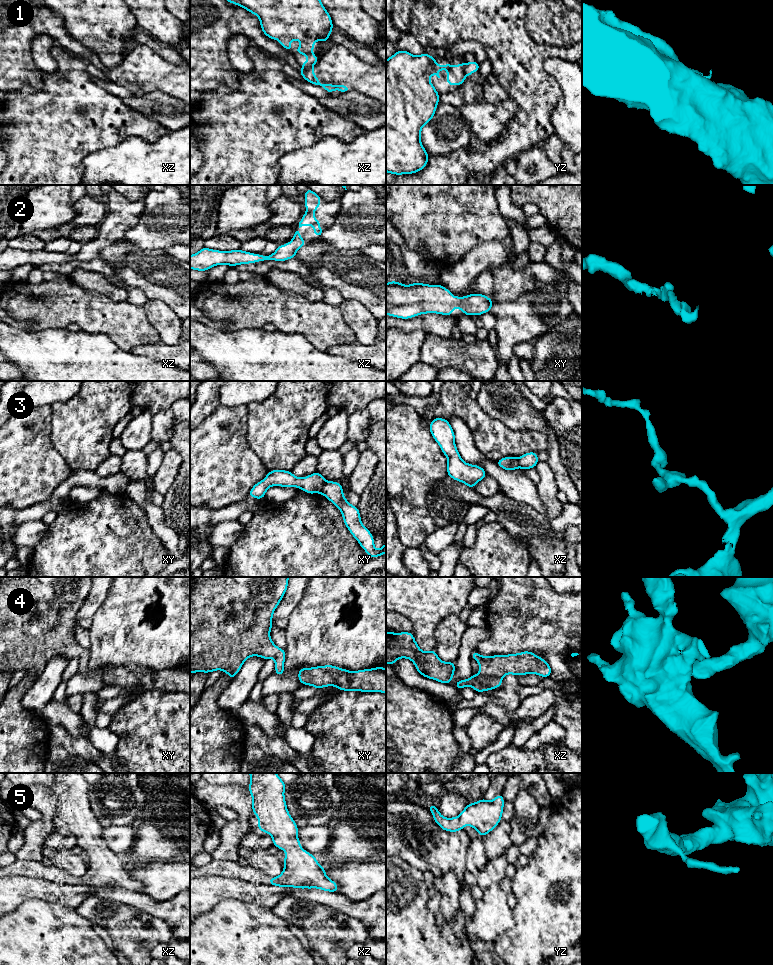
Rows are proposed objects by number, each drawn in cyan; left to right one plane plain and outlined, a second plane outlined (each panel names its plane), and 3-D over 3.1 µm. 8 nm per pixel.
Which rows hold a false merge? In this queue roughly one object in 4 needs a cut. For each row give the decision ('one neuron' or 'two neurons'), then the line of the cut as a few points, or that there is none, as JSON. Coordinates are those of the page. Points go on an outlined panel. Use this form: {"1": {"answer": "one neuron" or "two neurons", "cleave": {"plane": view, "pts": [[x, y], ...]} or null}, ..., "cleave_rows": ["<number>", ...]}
{"1": {"answer": "two neurons", "cleave": {"plane": "yz", "pts": [[463, 64], [463, 72], [465, 74]]}}, "2": {"answer": "one neuron", "cleave": null}, "3": {"answer": "two neurons", "cleave": {"plane": "xy", "pts": [[326, 481], [321, 493]]}}, "4": {"answer": "one neuron", "cleave": null}, "5": {"answer": "one neuron", "cleave": null}, "cleave_rows": ["1", "3"]}

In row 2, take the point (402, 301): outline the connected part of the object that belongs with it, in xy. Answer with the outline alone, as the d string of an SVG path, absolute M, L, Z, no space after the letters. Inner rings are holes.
M390 281L386 284L386 315L401 319L409 319L420 314L436 313L451 316L453 308L460 309L463 314L480 316L490 312L493 300L483 294L468 294L465 297L454 297L452 293L442 285L429 285L413 283L403 285L400 282Z

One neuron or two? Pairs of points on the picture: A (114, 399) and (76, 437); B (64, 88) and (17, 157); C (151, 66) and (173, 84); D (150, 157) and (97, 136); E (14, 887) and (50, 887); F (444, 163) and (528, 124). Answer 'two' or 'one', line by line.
A: one
B: one
C: one
D: two
E: one
F: one

